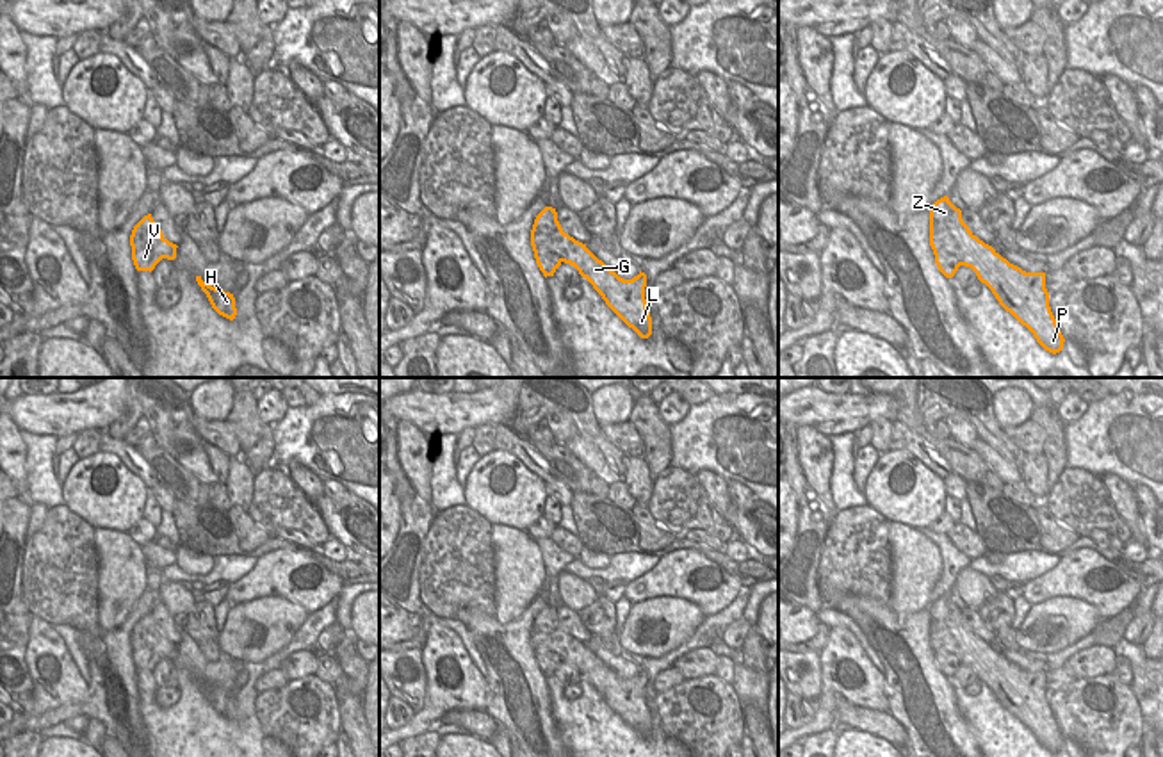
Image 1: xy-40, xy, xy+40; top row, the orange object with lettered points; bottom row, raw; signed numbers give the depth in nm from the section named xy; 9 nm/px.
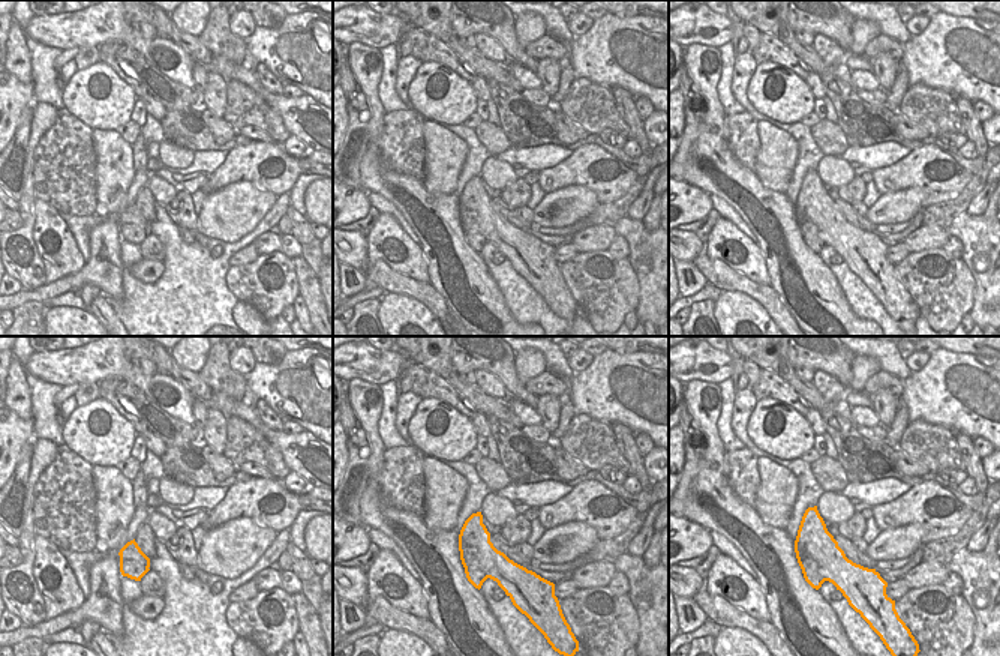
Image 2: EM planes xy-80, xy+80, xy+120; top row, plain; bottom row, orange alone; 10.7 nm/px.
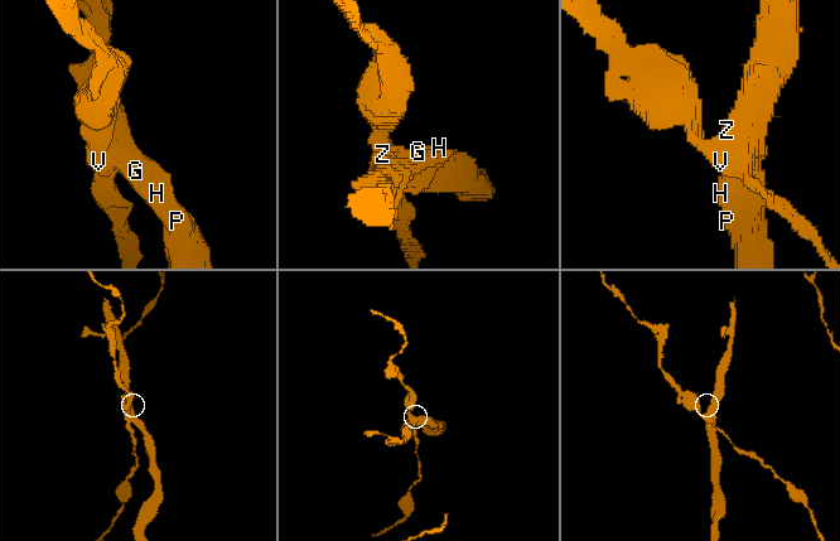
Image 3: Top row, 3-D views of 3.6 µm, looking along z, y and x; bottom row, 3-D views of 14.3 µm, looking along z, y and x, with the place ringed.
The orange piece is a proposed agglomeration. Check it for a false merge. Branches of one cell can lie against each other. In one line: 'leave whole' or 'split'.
split

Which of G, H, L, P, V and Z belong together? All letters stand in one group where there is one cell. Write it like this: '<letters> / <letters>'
G H L P Z / V

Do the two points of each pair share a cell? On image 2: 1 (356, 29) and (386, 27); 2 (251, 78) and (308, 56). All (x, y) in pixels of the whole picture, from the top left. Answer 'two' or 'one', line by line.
1: one
2: two

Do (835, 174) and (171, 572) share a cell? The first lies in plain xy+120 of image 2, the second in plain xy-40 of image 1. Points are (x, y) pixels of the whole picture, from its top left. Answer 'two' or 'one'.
two

